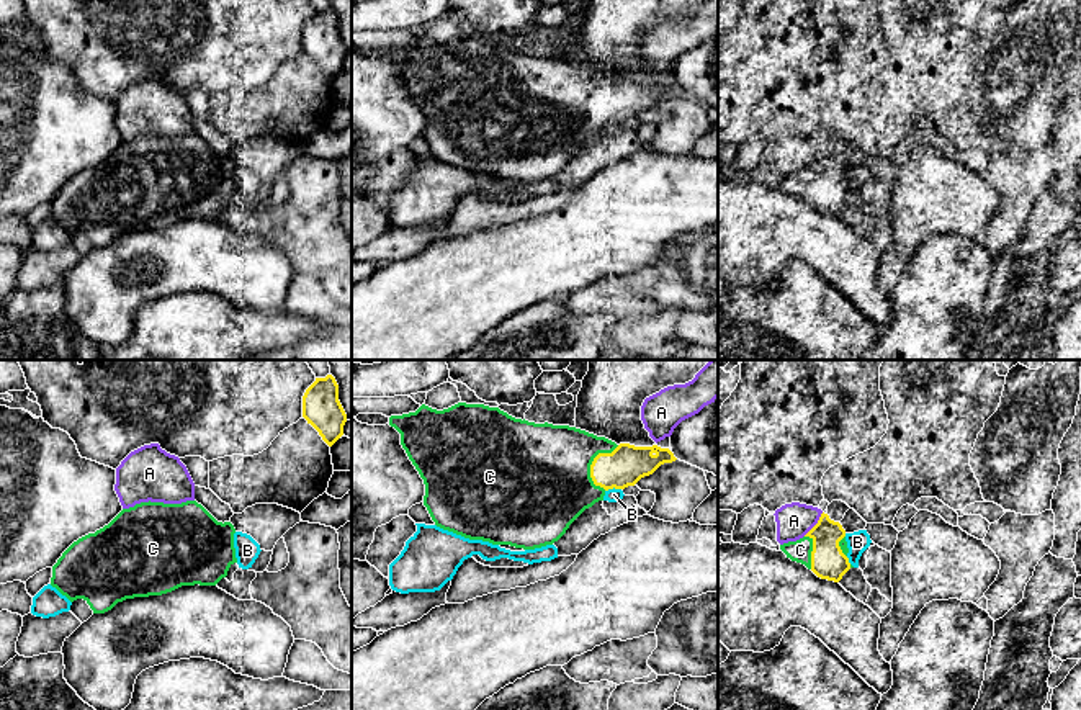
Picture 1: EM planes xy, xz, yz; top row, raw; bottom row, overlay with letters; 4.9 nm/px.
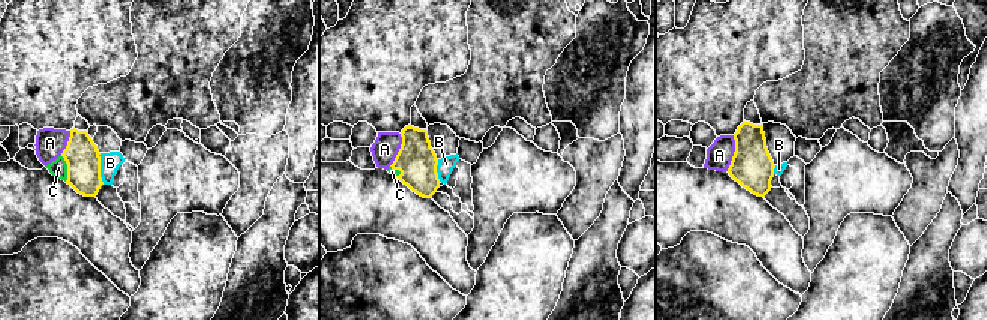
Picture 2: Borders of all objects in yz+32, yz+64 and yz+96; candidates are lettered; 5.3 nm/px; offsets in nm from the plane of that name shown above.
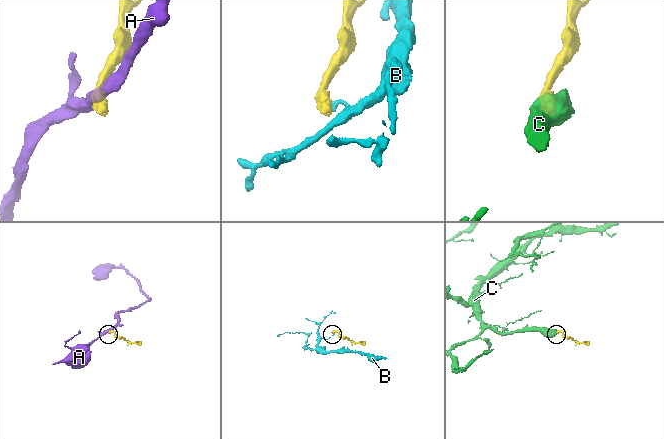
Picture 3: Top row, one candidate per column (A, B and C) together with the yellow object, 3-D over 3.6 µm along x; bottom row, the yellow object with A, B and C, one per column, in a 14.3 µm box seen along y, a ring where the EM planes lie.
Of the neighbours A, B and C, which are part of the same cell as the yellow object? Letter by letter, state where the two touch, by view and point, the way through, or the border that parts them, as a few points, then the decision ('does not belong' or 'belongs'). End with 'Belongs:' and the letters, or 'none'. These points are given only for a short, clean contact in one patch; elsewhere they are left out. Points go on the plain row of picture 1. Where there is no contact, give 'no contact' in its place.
A: contact yz (816, 157); does not belong
B: contact xz (612, 121); does not belong
C: contact xz (594, 94); belongs
Belongs: C

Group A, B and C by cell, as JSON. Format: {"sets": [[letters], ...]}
{"sets": [["A"], ["B"], ["C"]]}

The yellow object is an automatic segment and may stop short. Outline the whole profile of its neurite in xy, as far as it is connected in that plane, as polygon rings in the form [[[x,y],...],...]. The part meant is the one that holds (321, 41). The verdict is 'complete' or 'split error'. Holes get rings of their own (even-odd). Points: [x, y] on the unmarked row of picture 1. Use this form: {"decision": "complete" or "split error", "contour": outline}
{"decision": "complete", "contour": [[[332,8],[316,11],[303,29],[303,51],[332,80],[342,69],[347,47],[339,34],[339,18]]]}

